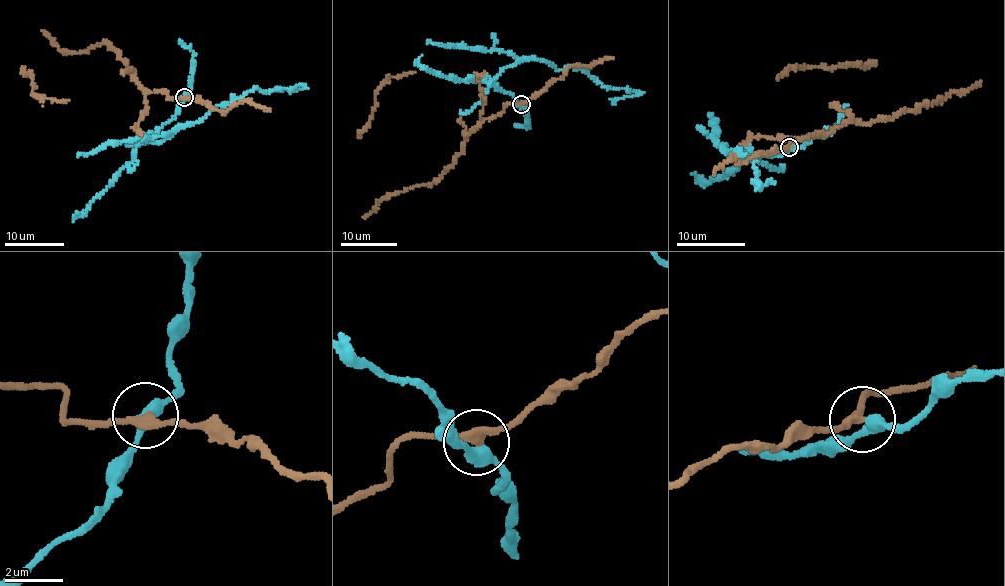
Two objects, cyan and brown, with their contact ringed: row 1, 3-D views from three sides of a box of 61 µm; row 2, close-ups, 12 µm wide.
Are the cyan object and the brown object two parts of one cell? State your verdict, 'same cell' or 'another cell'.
another cell

